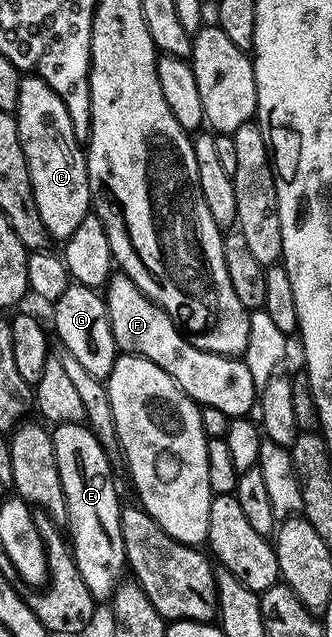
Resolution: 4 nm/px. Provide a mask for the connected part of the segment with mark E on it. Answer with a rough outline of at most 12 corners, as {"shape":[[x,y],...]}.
{"shape":[[84,423],[51,433],[71,560],[94,599],[125,578],[122,500]]}

